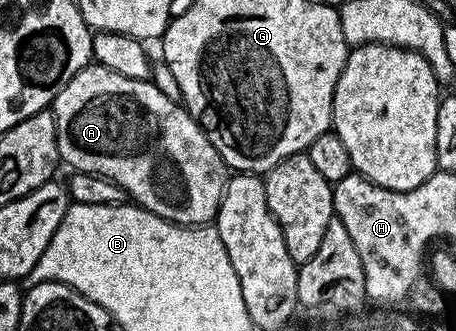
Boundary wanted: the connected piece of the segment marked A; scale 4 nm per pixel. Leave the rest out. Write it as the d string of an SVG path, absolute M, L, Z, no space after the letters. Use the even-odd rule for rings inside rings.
M89 63L82 71L78 71L78 75L74 75L70 79L70 83L66 83L66 87L62 87L62 91L58 91L58 95L52 100L50 112L56 116L56 134L58 135L60 160L65 166L69 165L69 170L77 173L95 173L98 177L113 181L115 185L124 189L125 194L135 204L148 209L162 219L171 221L173 225L194 226L215 222L216 213L220 209L220 204L224 198L224 189L228 186L230 170L218 155L218 151L210 143L210 139L201 131L199 123L191 117L183 104L179 101L166 99L166 95L162 95L162 91L158 91L158 87L152 84L151 80L130 79L126 75L118 75L118 71L110 71L101 65Z

